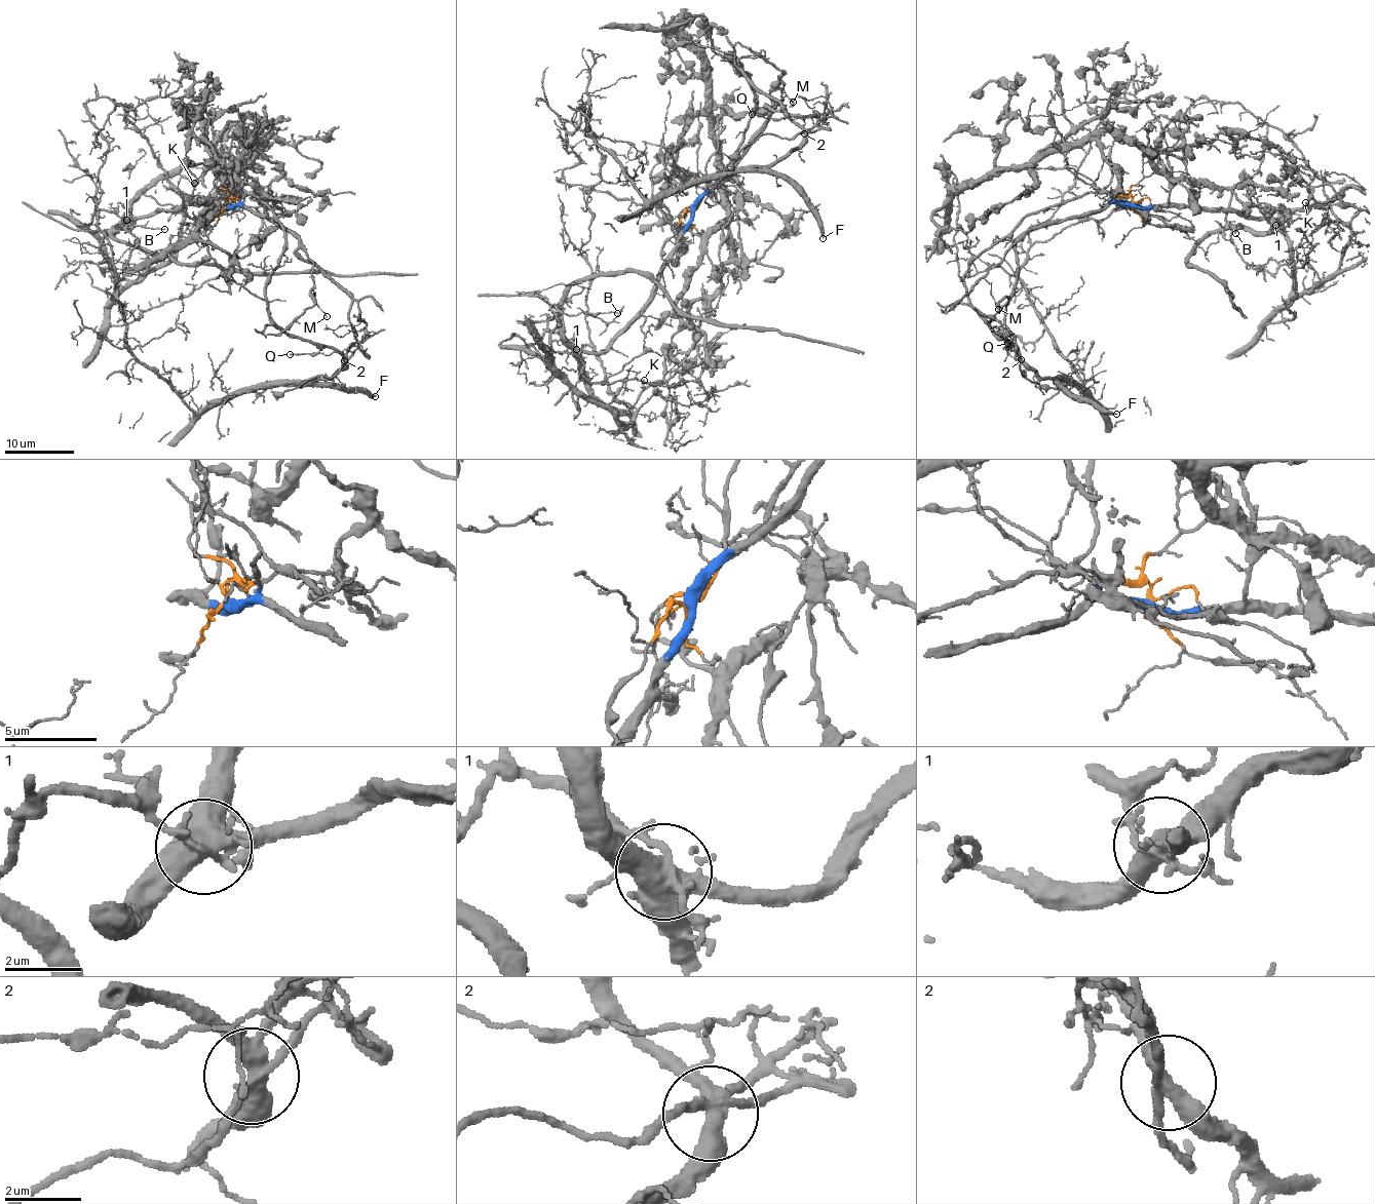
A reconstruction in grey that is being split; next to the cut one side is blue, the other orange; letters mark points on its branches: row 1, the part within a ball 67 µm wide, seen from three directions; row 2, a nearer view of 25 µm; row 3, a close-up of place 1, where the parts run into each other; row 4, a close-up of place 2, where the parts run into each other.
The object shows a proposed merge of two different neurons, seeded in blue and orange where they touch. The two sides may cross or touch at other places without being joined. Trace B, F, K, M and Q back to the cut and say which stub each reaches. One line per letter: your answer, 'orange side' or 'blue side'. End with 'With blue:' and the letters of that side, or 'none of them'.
B: blue side
F: orange side
K: blue side
M: blue side
Q: orange side
With blue: B, K, M

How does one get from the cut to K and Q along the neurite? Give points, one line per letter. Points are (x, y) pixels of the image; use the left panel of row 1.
K: (227, 205), (194, 201), (130, 216), (135, 199), (159, 181), (179, 175), (194, 183)
Q: (227, 205), (229, 198), (253, 195), (278, 222), (283, 253), (267, 282), (270, 319), (322, 348), (289, 355)

